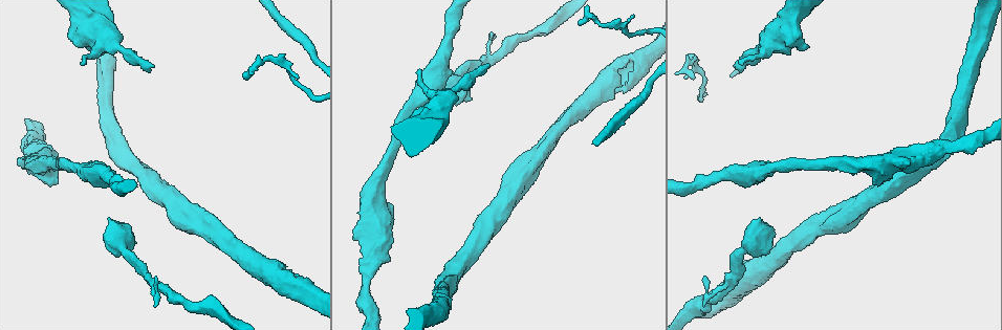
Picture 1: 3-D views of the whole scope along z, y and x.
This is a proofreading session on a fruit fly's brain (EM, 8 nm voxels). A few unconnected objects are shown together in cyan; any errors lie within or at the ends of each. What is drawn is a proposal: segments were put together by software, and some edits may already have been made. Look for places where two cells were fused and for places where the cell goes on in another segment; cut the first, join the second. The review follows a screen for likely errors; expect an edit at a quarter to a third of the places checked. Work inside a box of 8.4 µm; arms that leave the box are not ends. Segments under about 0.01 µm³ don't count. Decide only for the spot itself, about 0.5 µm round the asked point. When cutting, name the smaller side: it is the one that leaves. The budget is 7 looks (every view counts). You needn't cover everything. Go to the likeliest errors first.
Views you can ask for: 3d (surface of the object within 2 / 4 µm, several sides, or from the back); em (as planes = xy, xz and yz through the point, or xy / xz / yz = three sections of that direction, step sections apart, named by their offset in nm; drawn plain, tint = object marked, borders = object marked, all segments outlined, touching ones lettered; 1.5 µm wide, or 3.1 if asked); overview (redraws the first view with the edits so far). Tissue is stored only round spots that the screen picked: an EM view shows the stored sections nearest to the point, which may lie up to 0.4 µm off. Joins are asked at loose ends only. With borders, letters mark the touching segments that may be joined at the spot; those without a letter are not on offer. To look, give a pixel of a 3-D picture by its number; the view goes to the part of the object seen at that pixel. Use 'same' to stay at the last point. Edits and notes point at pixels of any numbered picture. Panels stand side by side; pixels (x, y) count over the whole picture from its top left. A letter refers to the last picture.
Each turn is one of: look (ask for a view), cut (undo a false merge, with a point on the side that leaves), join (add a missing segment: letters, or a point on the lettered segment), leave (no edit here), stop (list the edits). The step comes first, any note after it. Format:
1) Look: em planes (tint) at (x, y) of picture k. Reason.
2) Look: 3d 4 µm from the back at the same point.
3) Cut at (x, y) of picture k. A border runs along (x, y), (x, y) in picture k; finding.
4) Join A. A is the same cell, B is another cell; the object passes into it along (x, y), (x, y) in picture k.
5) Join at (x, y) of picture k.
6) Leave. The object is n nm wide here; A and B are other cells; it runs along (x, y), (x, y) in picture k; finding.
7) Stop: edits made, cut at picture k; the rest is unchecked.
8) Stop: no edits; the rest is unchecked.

Look: em planes (borders) at (86, 62) of picture 1. Thin end.

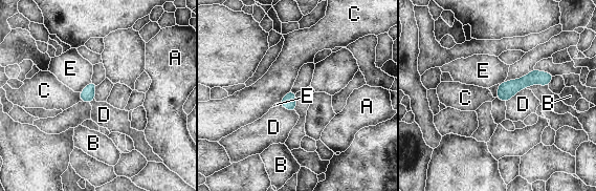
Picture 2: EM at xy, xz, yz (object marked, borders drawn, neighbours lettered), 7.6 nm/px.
Leave. The object is 110 nm wide here; A, B, C, D and E are other cells; a border runs along (290, 90), (279, 102) in picture 2; none of them fits.

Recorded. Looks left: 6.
Look: 3d 4 µm at (490, 65) of picture 1. Branch stops here.

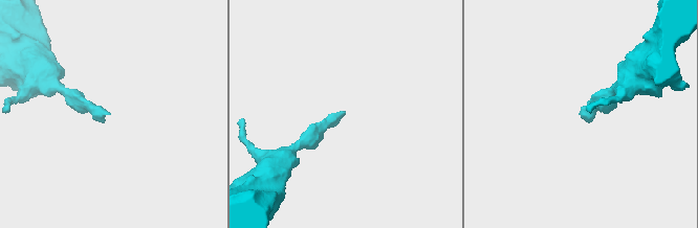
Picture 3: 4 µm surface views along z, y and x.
Look: em planes (borders) at (110, 113) of picture 3. Shape alone is not enough.

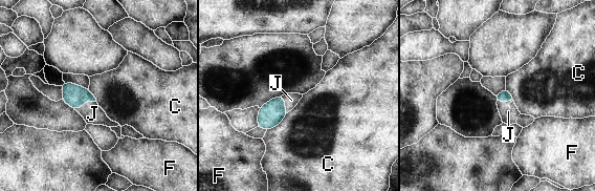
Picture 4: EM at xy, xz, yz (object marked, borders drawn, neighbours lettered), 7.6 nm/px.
Join J. The longest contact is with C, 220 nm; J is the same cell, C and F are other cells; it goes on there.

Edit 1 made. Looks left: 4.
Look: overview. See it whole again.

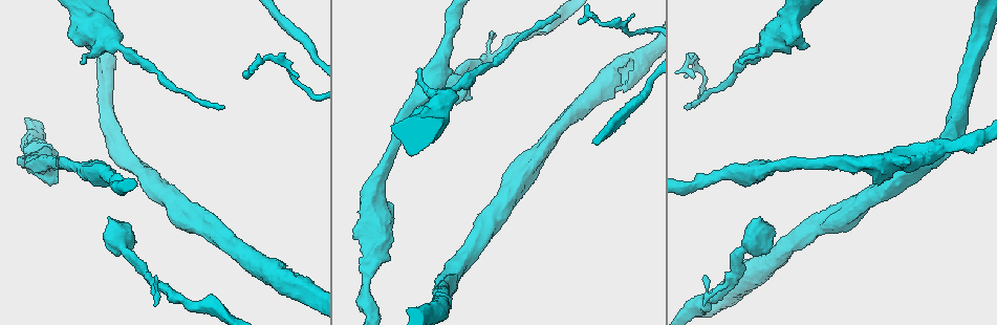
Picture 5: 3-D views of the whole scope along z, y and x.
Look: 3d 2 µm at (356, 236) of picture 5. An open end.

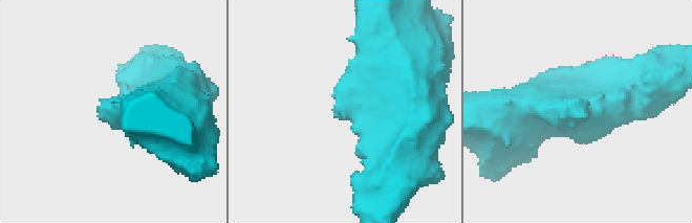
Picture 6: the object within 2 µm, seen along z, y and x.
Look: em planes (plain) at (104, 107) of picture 6.

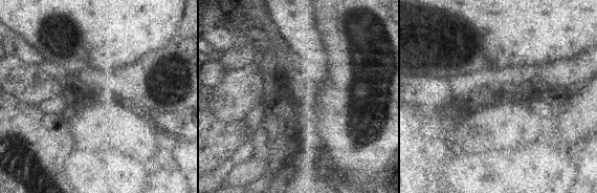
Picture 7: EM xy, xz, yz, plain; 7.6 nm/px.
Look: em planes (borders) at the same point. What lies round it.

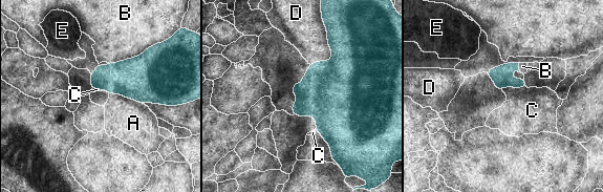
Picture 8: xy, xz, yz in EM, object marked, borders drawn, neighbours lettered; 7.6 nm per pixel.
Leave. A, B, C, D and E are other cells; a border runs along (164, 40), (136, 56), (108, 63) in picture 8; none of them fits.

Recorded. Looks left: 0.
Stop: edits made, join at picture 4; the rest is unchecked.

